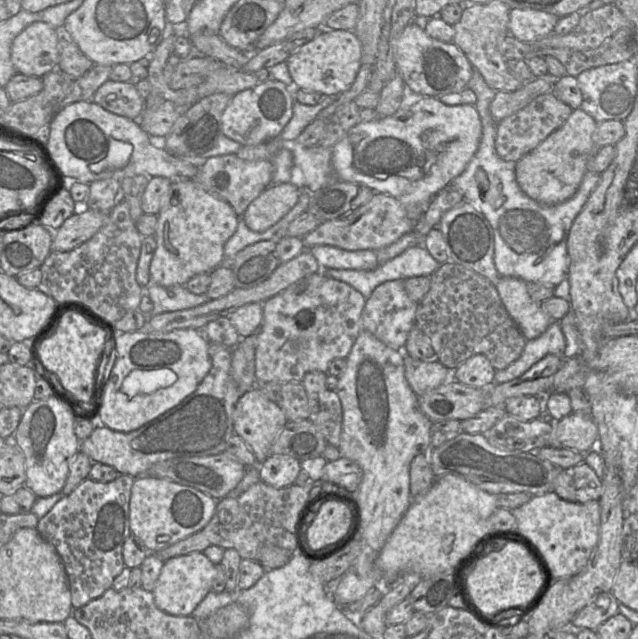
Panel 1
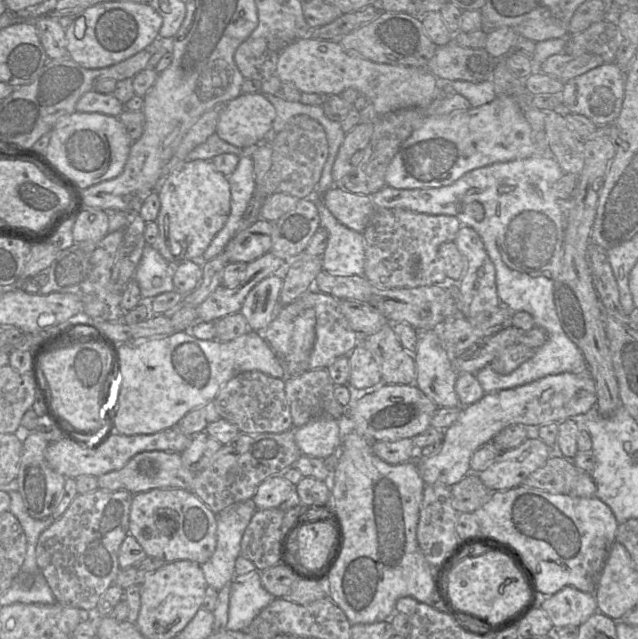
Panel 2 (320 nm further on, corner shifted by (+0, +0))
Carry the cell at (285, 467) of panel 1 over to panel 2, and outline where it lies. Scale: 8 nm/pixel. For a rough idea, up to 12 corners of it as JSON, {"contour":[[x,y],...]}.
{"contour":[[282,475],[258,486],[257,510],[279,508],[294,487]]}

